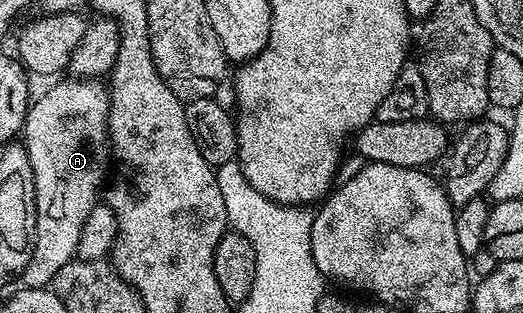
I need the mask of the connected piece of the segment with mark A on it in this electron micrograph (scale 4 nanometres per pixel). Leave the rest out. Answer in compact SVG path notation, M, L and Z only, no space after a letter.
M97 79L66 80L53 83L58 85L51 86L38 101L36 98L25 116L23 144L31 159L33 190L37 196L37 244L19 278L26 289L52 286L59 267L74 260L83 223L99 203L107 181L108 88Z

